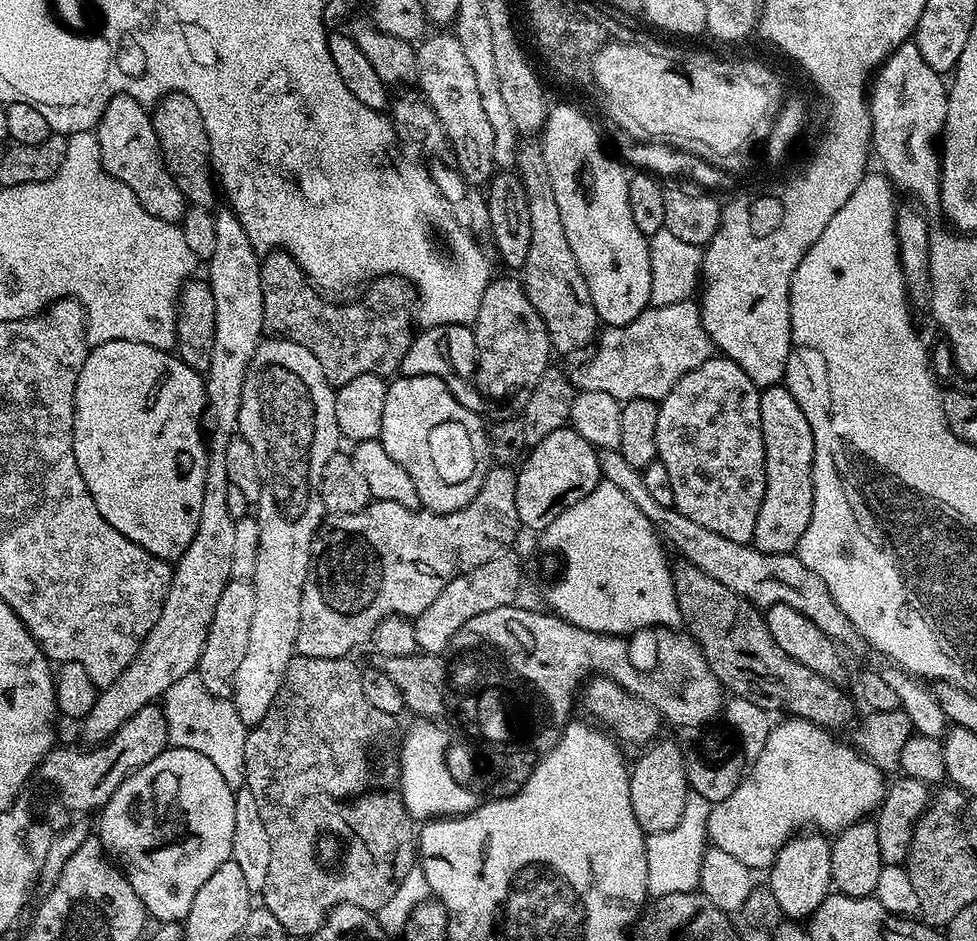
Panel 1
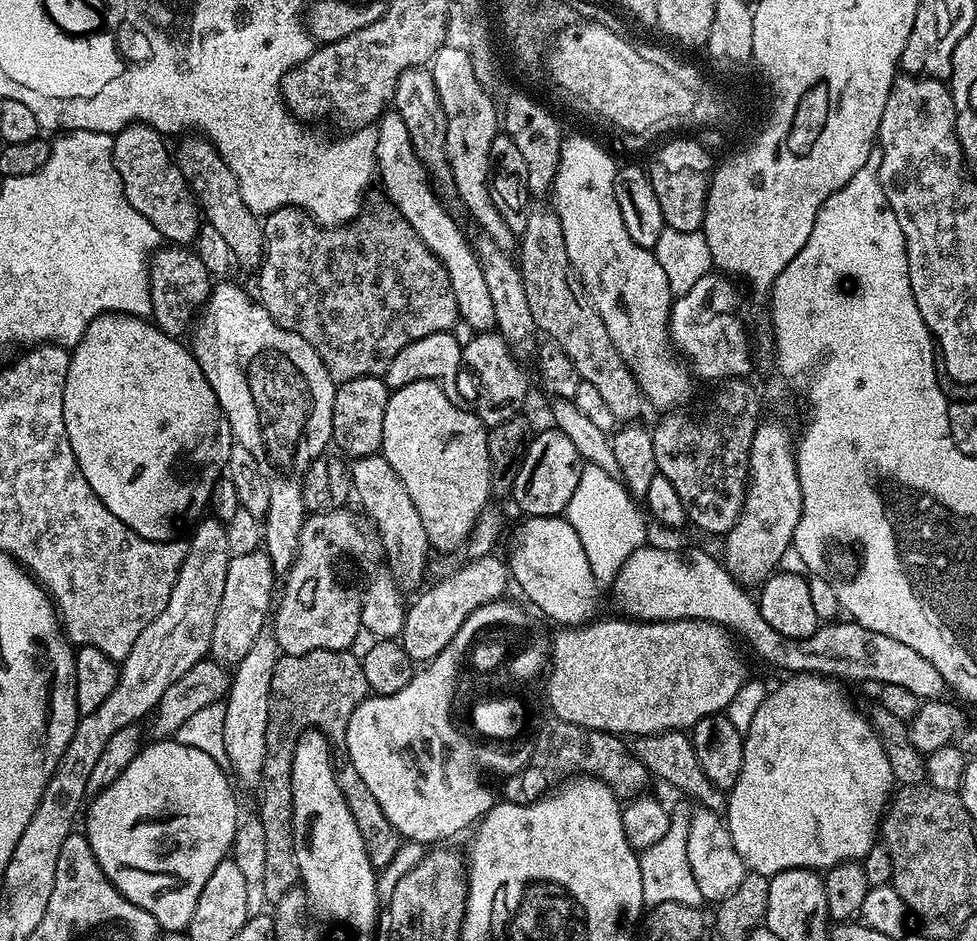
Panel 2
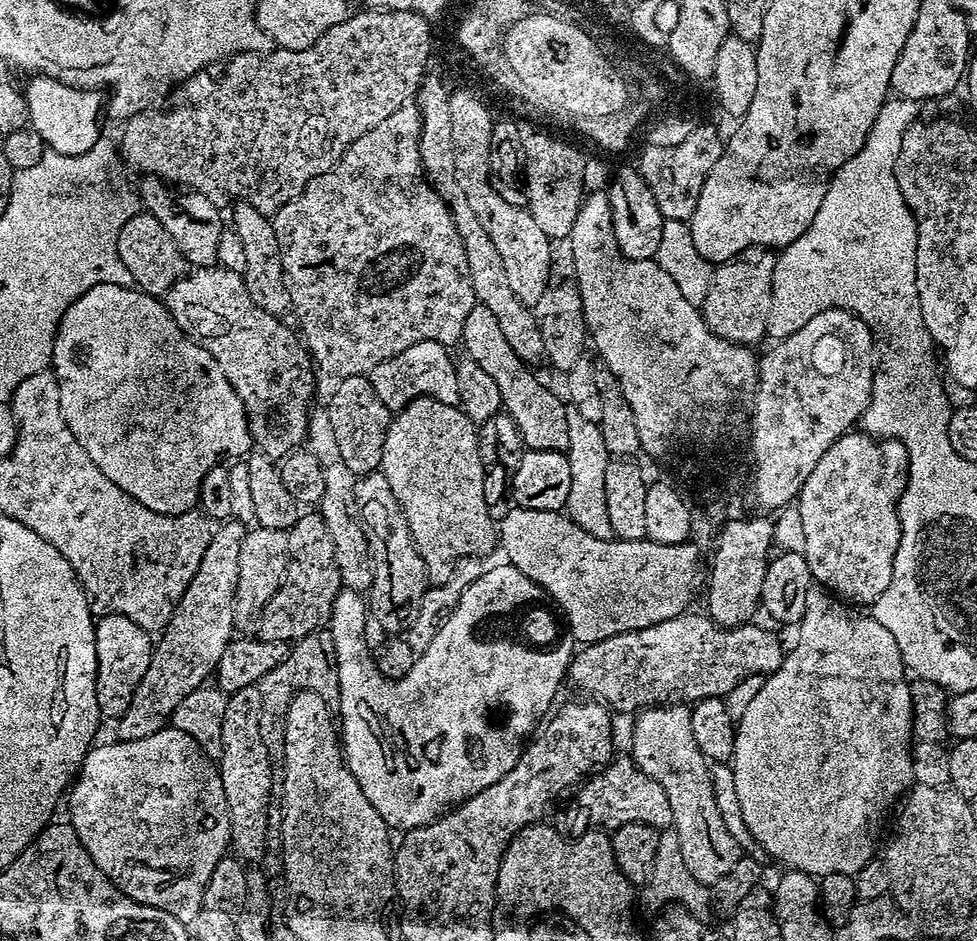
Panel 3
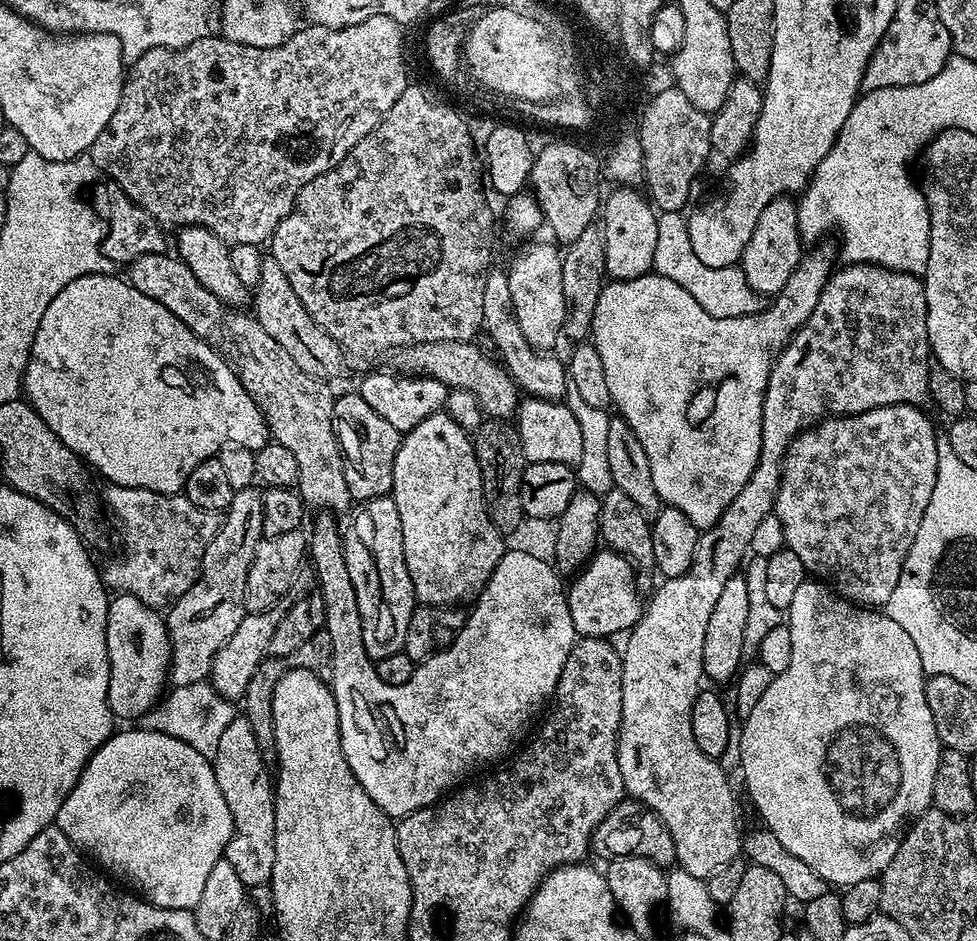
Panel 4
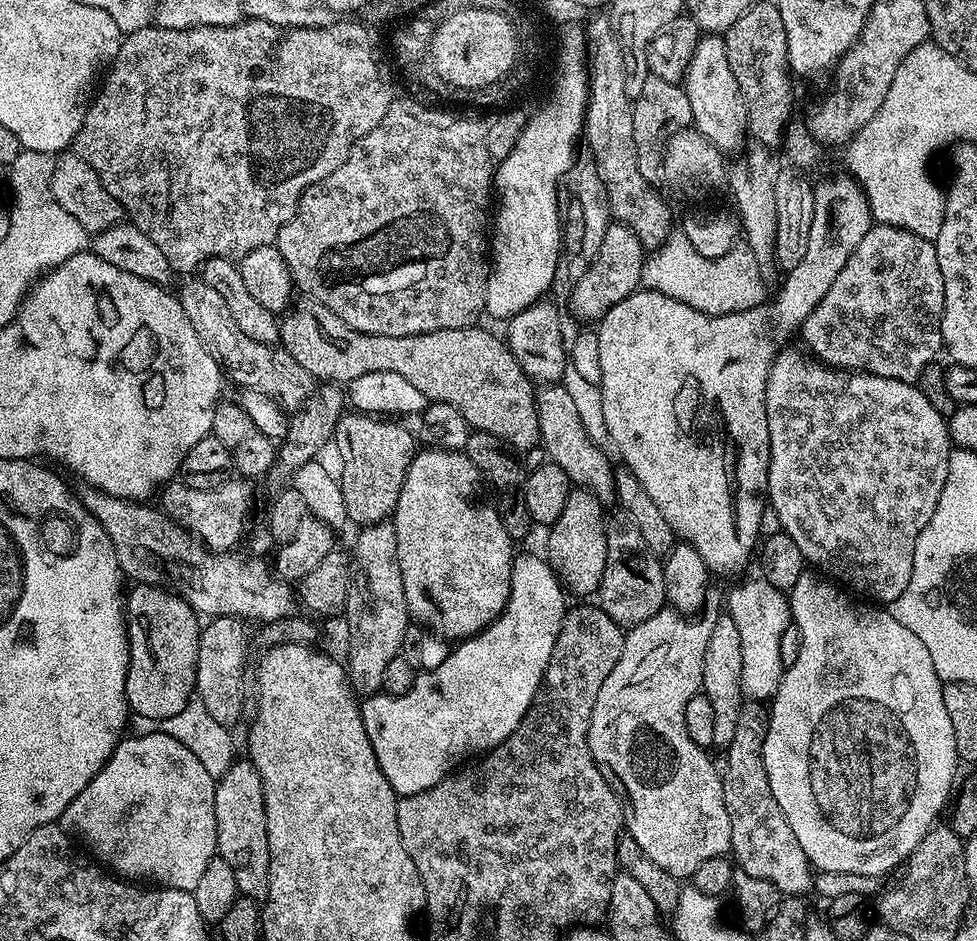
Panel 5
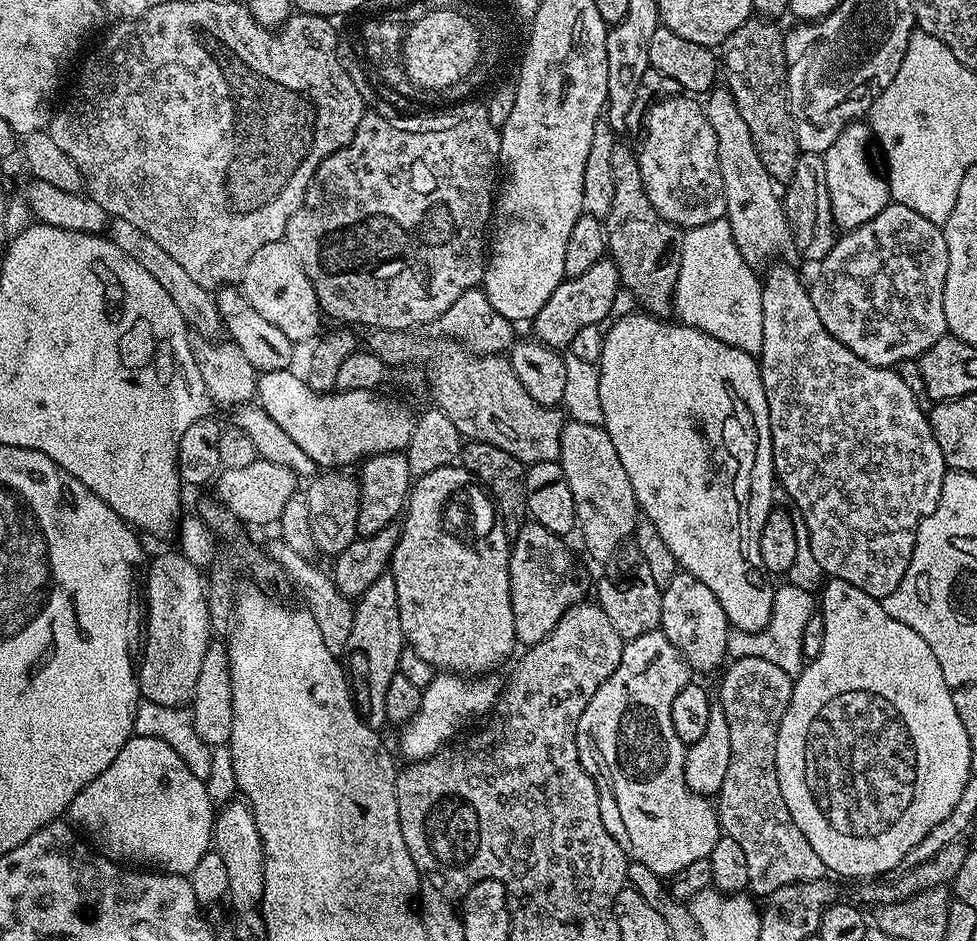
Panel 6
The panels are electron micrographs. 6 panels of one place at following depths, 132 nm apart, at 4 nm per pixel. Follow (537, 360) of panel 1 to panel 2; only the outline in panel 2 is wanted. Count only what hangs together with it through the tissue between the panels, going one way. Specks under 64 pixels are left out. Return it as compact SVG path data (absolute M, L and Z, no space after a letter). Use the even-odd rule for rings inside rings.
M496 330L477 332L469 344L463 345L462 364L476 375L476 384L480 387L480 420L488 427L506 422L506 418L521 415L524 399L528 396L528 376L516 360L511 344Z

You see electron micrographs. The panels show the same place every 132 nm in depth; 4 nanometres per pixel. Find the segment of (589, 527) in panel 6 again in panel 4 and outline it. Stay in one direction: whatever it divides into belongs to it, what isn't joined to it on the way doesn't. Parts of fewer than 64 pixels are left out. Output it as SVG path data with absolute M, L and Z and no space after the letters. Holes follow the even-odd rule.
M504 270L496 271L489 271L486 287L482 293L483 331L488 332L489 338L497 348L495 351L498 353L499 359L508 369L512 381L516 383L521 393L538 399L563 401L567 397L570 387L565 361L561 357L559 360L558 357L552 356L556 354L551 351L535 348L530 346L530 342L526 342L526 334L522 334L522 328L518 326L518 318L514 314L508 273Z

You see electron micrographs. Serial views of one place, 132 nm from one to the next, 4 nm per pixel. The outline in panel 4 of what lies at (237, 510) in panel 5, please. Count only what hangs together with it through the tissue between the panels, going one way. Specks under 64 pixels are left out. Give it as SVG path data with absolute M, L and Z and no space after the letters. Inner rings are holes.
M108 484L105 489L102 492L103 503L109 513L112 511L116 515L116 520L120 523L120 536L124 539L124 553L114 557L108 565L103 565L105 585L109 589L138 598L151 608L167 609L173 599L186 594L186 590L190 590L190 586L194 586L200 576L204 551L219 530L221 517L215 512L194 506L194 502L187 500L183 494L162 494L145 488L123 488L117 484Z

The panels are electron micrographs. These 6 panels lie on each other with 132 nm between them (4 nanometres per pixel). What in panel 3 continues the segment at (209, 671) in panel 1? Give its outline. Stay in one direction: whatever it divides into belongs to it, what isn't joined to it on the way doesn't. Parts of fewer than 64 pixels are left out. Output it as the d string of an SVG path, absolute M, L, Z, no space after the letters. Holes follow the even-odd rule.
M259 526L249 528L242 538L242 551L238 554L238 586L236 587L236 603L232 606L234 624L241 633L257 627L264 607L274 598L274 594L284 583L288 571L288 532L282 530L266 530Z

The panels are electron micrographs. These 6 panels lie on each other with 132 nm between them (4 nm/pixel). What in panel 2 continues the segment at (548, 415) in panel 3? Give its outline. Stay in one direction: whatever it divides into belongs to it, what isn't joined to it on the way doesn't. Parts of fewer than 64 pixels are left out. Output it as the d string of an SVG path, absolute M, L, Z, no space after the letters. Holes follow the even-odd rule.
M388 110L380 117L376 129L378 146L375 147L374 164L378 180L381 180L389 198L387 201L446 266L461 321L471 326L475 333L491 331L496 324L494 302L491 301L475 247L470 240L468 242L455 218L432 190L434 186L428 169L414 150L406 122L395 110Z

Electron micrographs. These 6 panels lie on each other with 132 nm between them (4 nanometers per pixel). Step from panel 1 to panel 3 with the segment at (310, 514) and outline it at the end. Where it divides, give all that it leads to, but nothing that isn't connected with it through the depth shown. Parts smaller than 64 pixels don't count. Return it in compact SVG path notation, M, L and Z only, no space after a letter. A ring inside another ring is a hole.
M213 266L189 271L188 275L170 286L162 303L181 333L210 353L228 380L228 386L236 391L236 399L244 408L246 432L252 437L253 445L269 458L283 458L297 451L308 435L308 399L312 396L314 373L314 361L308 355L301 337L293 329L292 333L281 317L271 316L256 306L247 294L243 275L229 268ZM251 684L242 690L231 693L226 702L226 714L222 717L222 754L218 761L222 790L226 790L226 806L232 831L231 851L235 859L241 862L248 860L263 861L268 850L268 807L272 804L272 763L266 754L266 746L262 746L262 734L258 730L258 714L262 714L262 694L257 685Z

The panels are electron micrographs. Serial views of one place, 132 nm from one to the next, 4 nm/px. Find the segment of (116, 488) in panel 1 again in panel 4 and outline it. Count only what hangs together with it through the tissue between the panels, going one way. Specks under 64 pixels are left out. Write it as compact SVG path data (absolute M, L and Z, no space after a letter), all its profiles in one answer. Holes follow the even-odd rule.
M91 272L82 278L74 278L70 286L66 286L46 306L46 314L42 314L42 322L38 322L38 334L34 334L32 353L28 356L28 365L24 371L22 385L23 395L32 409L54 430L54 434L85 464L91 466L97 473L105 476L108 484L117 484L123 488L145 488L162 494L176 494L183 489L186 478L194 466L204 460L213 459L214 453L226 442L238 442L250 449L258 449L263 444L271 443L271 432L264 412L257 406L252 395L245 393L244 387L236 375L235 367L228 364L208 345L207 339L196 336L181 322L162 302L154 302L142 290L129 284L127 279L116 277L116 274L98 274Z

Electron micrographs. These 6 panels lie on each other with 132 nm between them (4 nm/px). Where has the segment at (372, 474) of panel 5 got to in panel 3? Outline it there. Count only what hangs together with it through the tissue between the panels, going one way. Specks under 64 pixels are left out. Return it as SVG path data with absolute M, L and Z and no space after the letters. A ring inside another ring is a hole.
M351 376L335 386L337 388L326 404L326 411L330 414L330 426L334 426L334 438L338 438L338 450L342 450L342 462L350 466L357 478L368 476L377 471L382 462L390 410L382 406L382 398L374 394L374 386L367 376Z

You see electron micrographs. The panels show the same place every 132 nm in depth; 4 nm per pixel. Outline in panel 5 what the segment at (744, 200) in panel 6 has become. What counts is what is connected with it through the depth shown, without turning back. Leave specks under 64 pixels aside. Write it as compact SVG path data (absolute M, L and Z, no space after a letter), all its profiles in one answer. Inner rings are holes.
M701 35L694 50L694 58L690 58L690 66L682 81L682 96L683 99L688 99L688 108L692 111L693 122L696 123L693 124L695 131L702 133L725 154L736 151L739 153L745 147L750 136L746 98L742 98L742 90L730 70L723 35Z

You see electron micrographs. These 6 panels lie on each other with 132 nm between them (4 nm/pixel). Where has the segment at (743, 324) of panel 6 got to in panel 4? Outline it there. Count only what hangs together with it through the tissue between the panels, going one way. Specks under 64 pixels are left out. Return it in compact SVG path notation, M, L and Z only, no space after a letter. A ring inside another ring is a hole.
M683 211L660 212L658 222L658 246L655 247L655 258L652 263L655 275L670 278L670 282L678 282L702 310L714 314L718 318L734 318L735 316L751 316L753 312L765 307L765 297L748 285L744 272L739 266L731 268L715 268L701 262L698 254L690 246L688 222Z

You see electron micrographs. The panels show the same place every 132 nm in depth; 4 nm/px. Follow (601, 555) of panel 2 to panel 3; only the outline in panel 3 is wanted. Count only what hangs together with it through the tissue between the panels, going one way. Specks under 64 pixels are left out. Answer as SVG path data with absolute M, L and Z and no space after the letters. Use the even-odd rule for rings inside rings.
M578 415L571 417L566 455L570 462L570 498L566 505L568 519L582 526L586 534L594 534L594 538L613 539L612 519L608 513L608 491L606 490L606 466L610 457L597 421L587 420Z

